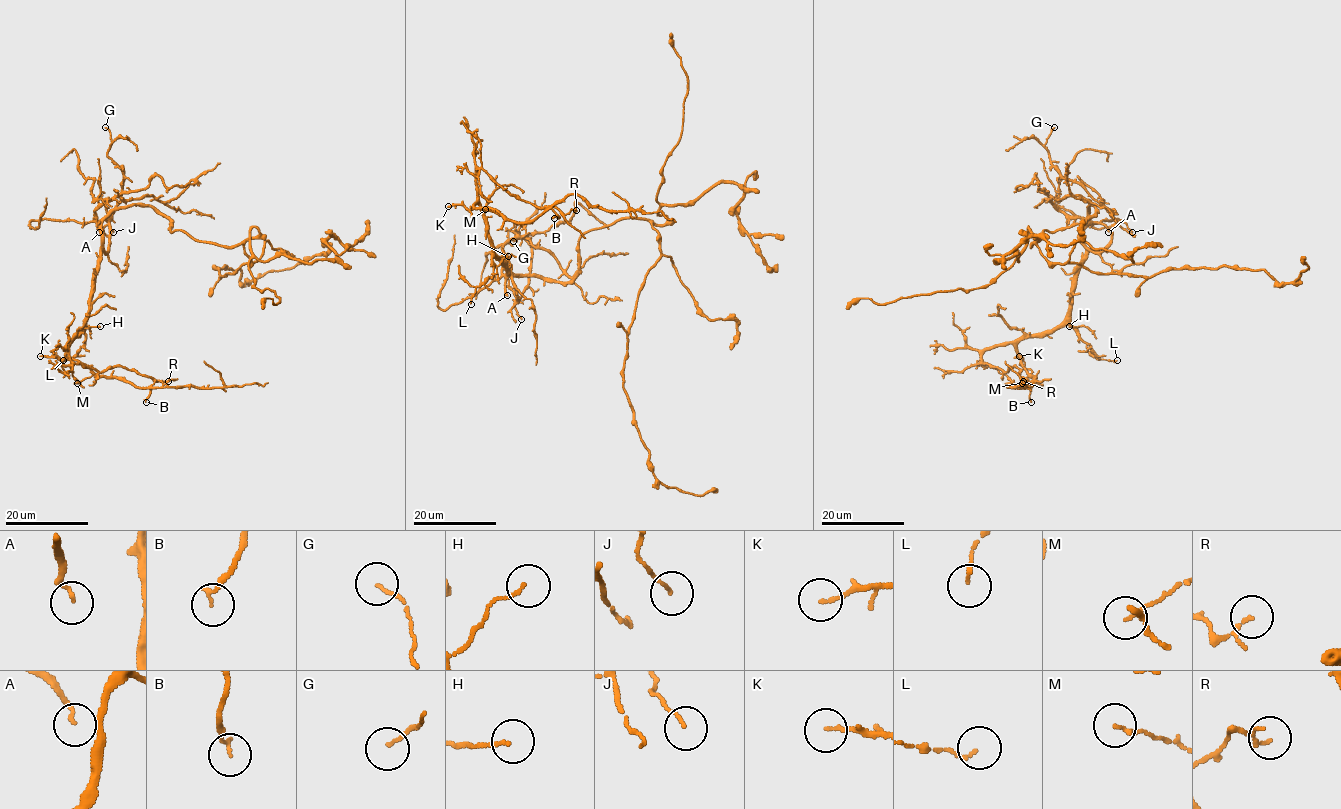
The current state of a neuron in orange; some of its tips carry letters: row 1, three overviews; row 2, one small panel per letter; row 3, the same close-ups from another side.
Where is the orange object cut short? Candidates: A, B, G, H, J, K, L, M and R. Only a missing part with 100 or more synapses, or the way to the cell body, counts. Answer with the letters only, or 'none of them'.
A

